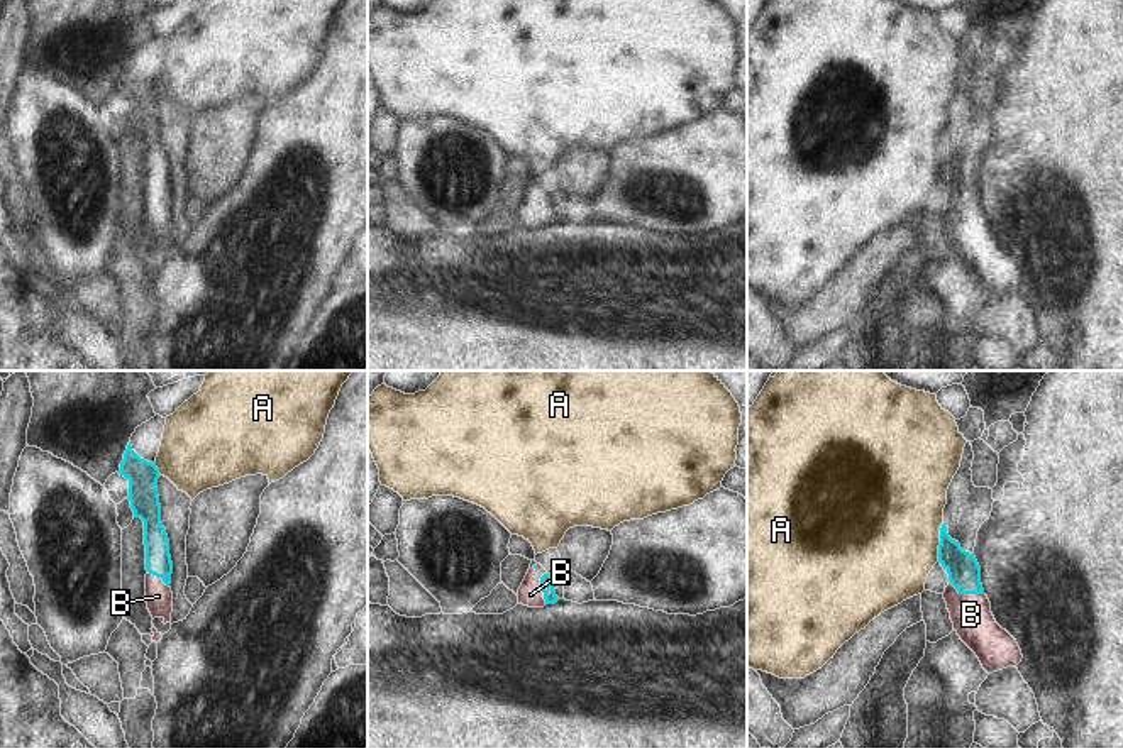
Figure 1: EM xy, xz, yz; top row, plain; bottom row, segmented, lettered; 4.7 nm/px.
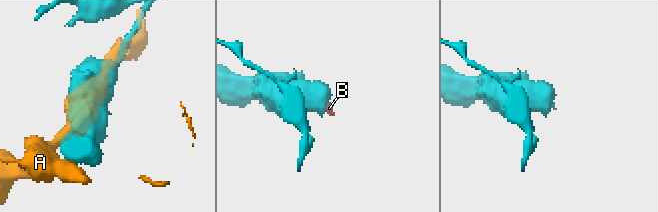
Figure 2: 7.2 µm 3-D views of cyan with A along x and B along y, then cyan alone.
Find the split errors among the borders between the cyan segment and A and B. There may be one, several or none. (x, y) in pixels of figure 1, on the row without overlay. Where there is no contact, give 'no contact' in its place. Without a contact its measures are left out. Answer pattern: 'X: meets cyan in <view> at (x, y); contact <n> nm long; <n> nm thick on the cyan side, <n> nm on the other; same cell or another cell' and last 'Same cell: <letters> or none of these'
A: meets cyan in yz at (940, 163); contact 190 nm long; 160 nm thick on the cyan side, 480 nm on the other; another cell
B: meets cyan in yz at (964, 214); contact 180 nm long; 160 nm thick on the cyan side, 190 nm on the other; same cell
Same cell: B

